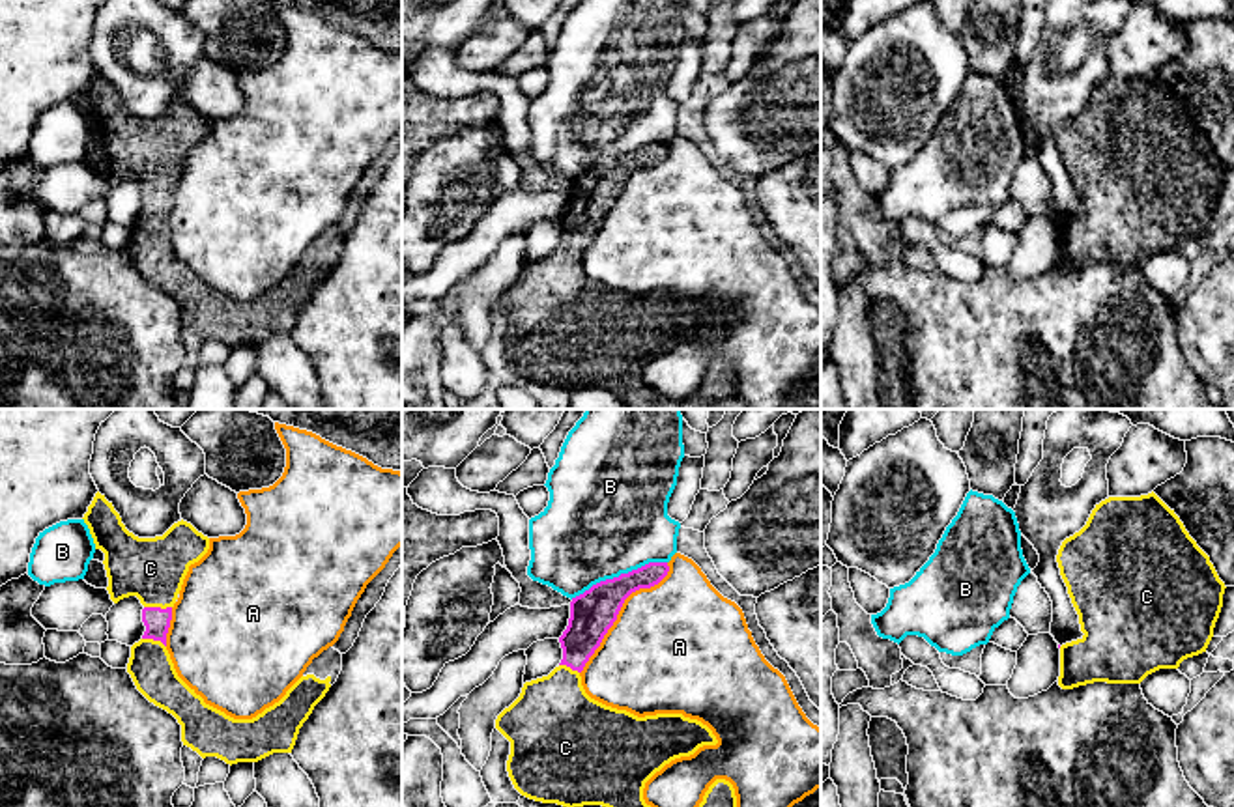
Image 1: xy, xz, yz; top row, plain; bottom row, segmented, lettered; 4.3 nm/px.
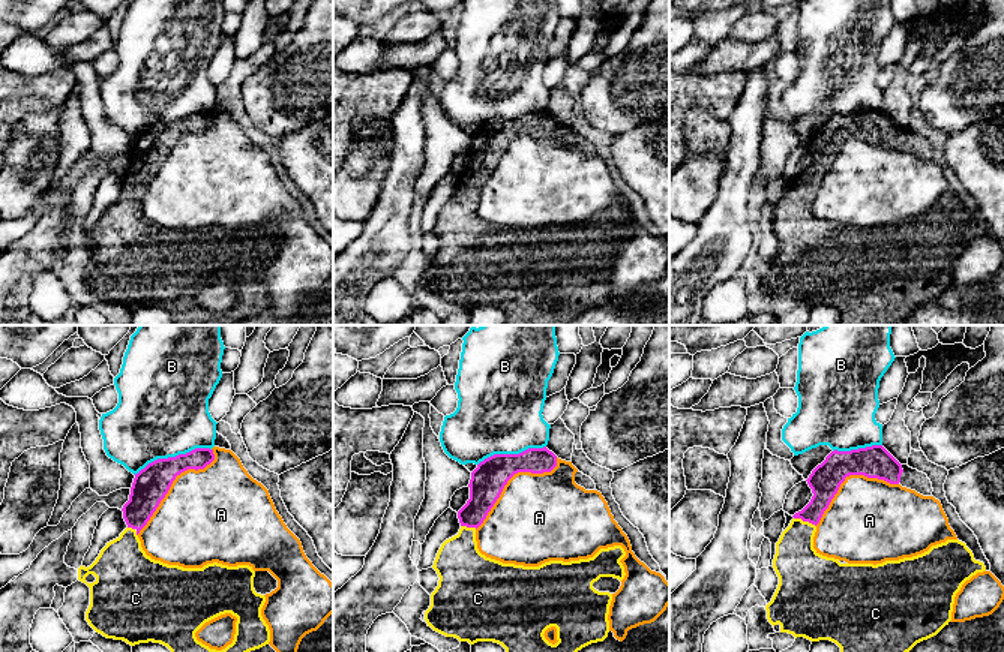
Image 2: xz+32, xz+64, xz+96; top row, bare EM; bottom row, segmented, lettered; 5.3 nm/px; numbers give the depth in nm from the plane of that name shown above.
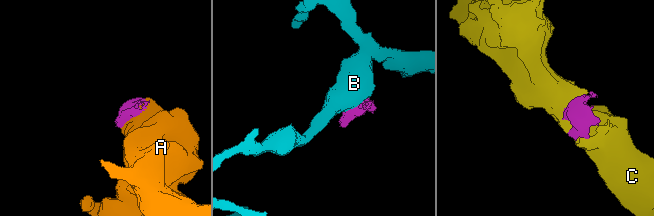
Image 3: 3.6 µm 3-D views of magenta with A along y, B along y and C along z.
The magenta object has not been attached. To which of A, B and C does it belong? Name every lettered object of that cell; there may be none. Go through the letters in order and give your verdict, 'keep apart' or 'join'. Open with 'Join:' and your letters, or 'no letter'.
Join: C
A: keep apart
B: keep apart
C: join

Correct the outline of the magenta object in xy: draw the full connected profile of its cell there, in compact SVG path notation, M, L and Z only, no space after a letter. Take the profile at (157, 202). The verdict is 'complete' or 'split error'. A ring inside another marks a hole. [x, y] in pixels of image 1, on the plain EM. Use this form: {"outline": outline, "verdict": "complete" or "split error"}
{"outline": "M144 189L142 191L142 204L146 213L142 220L161 222L166 228L166 215L172 202L172 189Z", "verdict": "complete"}

